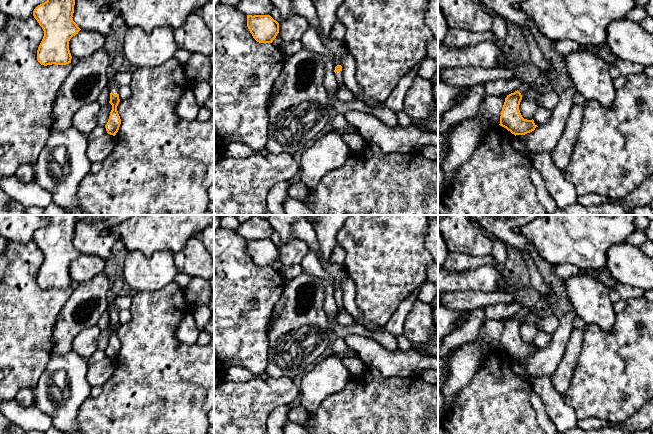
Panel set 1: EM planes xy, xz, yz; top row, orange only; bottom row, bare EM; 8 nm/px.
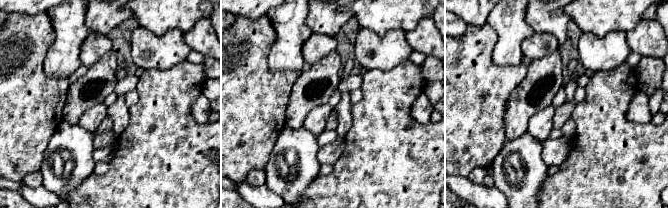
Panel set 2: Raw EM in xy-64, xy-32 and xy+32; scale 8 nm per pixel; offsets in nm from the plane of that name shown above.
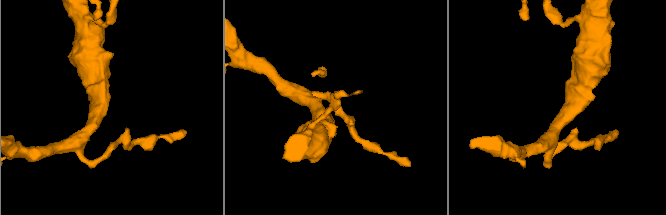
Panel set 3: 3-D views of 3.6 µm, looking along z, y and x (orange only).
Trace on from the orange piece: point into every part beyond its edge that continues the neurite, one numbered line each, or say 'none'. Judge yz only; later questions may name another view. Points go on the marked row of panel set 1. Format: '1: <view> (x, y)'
1: yz (524, 85)

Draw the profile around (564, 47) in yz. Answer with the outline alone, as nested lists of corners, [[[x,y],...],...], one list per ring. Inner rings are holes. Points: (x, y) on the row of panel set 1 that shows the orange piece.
[[[559,40],[555,41],[554,48],[561,56],[565,56],[571,53],[575,53],[581,49],[587,50],[598,57],[603,58],[609,65],[615,63],[618,59],[610,50],[608,44],[593,45],[581,45],[571,40]]]

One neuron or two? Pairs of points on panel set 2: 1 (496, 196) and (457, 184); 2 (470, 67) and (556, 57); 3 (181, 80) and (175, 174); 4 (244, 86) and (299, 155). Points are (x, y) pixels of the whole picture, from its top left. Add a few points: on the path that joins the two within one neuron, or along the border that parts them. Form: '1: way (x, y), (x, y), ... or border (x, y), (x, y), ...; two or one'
1: way (486, 196), (480, 196), (467, 190); one
2: border (528, 66), (526, 75), (516, 86); two
3: way (178, 103), (178, 147), (175, 151); one
4: border (285, 124), (270, 152); two

